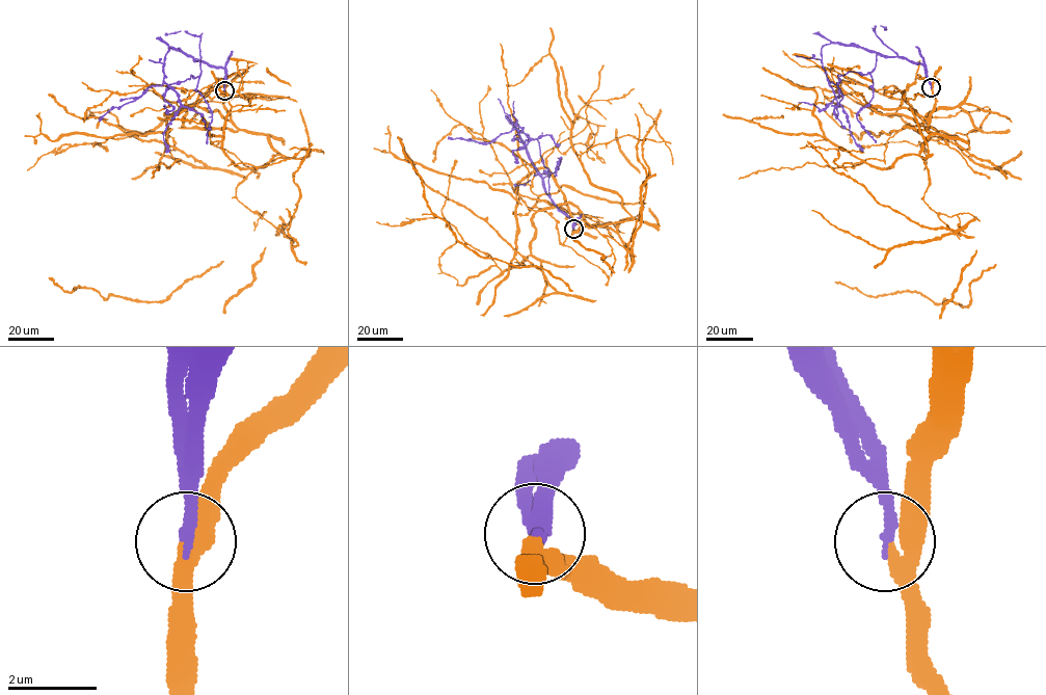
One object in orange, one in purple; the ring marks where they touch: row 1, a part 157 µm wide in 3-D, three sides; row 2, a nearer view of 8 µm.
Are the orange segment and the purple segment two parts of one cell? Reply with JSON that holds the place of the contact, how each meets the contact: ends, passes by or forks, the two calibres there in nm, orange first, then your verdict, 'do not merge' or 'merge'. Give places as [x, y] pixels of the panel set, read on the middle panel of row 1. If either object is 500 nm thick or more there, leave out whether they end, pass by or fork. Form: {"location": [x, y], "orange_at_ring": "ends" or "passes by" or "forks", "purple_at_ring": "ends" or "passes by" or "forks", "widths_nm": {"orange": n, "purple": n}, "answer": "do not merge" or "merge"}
{"location": [573, 229], "orange_at_ring": "passes by", "purple_at_ring": "ends", "widths_nm": {"orange": 320, "purple": 280}, "answer": "merge"}

